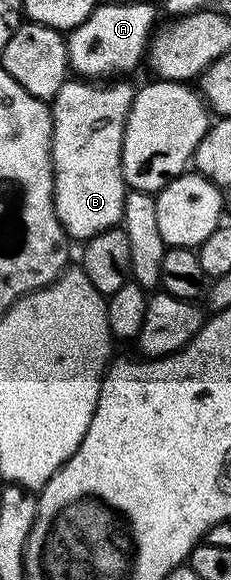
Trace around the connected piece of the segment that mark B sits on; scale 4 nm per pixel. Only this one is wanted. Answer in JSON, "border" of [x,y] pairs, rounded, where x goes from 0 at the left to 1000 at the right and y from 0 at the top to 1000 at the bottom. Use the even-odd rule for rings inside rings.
{"border":[[[290,136],[273,150],[229,167],[221,176],[221,193],[229,197],[229,348],[238,350],[238,371],[255,384],[281,393],[281,407],[320,417],[364,419],[416,402],[446,400],[450,395],[485,395],[524,388],[524,372],[541,355],[541,334],[550,321],[532,309],[532,281],[524,279],[524,262],[532,260],[532,226],[550,212],[558,186],[576,176],[580,148],[558,148],[541,136],[506,136],[485,143],[390,143],[368,136]]]}

